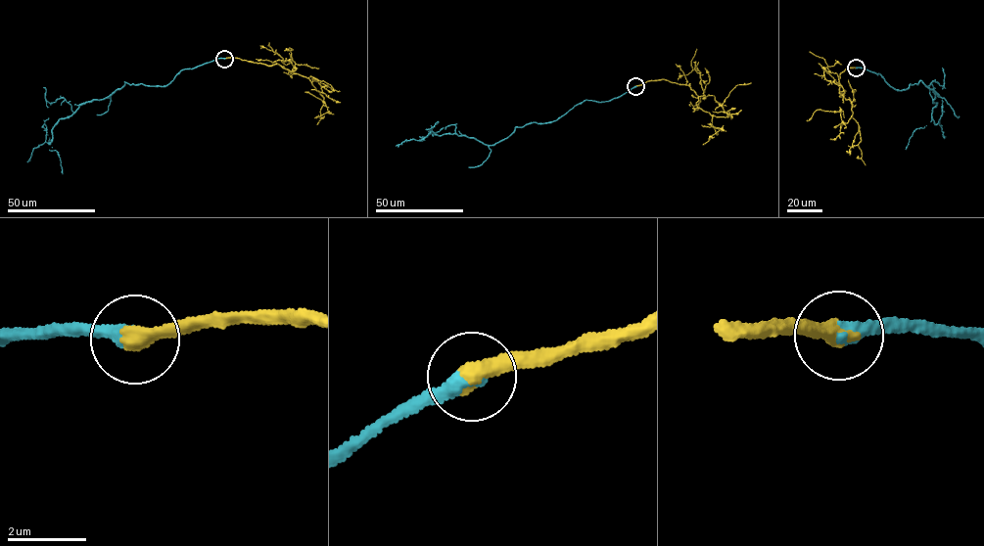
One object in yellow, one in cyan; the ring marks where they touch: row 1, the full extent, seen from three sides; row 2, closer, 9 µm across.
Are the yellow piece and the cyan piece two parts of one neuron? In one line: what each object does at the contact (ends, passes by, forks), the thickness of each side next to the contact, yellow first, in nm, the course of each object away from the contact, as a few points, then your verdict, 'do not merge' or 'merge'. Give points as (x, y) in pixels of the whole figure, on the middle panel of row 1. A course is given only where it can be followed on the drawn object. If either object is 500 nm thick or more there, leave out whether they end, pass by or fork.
yellow ends there; cyan ends there; 480 nm thick on the yellow side, 440 nm on the other; yellow runs (635, 86), (662, 79), (688, 85), (698, 97), (697, 107), (726, 117), (722, 105), (729, 92), (751, 83); cyan runs (635, 86), (610, 100), (585, 100), (551, 121), (515, 127), (488, 145), (454, 133), (429, 134), (438, 122); merge

